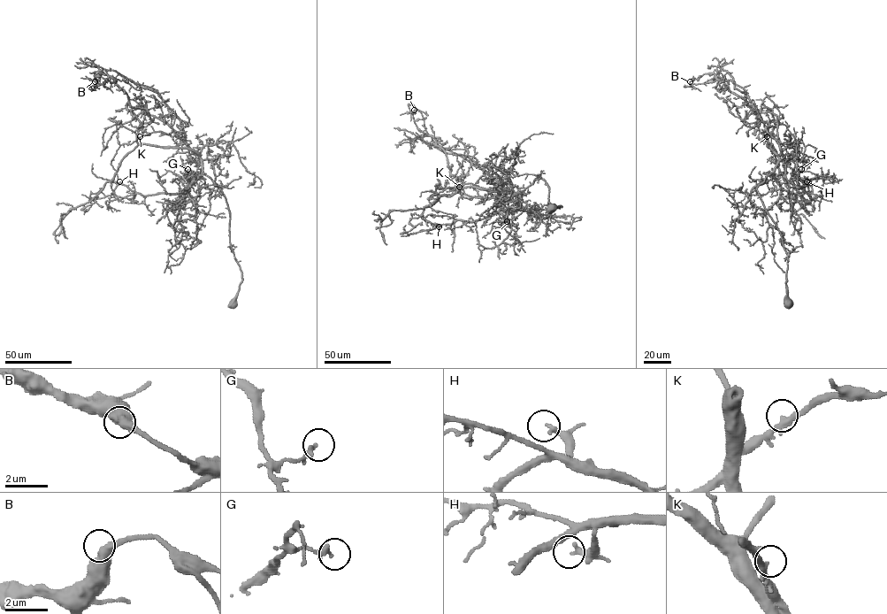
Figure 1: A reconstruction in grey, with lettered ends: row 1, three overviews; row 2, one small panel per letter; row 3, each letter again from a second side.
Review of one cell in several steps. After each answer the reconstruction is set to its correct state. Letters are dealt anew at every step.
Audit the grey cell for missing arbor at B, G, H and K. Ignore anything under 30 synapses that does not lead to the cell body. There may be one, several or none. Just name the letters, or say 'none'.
none

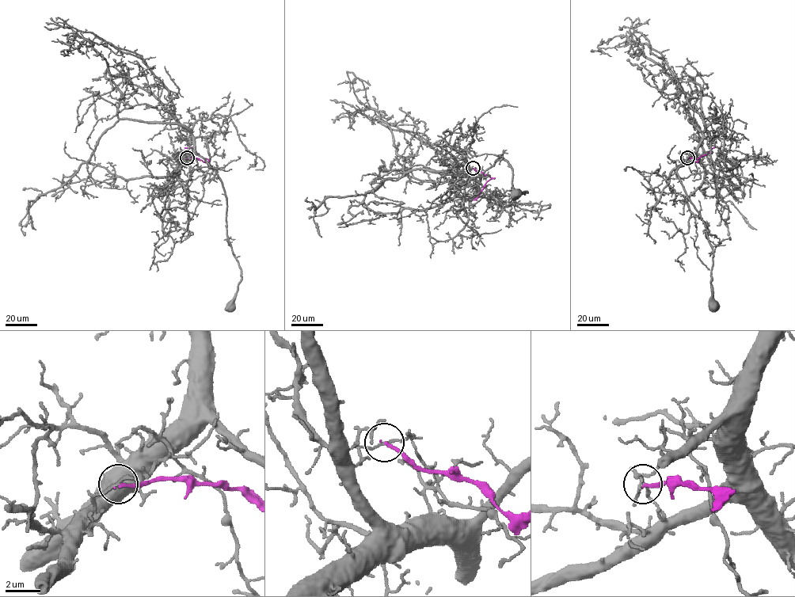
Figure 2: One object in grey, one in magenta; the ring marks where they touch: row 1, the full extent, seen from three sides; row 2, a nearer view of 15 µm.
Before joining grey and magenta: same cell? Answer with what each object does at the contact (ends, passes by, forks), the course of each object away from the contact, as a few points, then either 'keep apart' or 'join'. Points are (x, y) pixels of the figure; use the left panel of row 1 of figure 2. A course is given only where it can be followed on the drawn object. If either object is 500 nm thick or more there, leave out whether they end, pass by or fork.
grey forks there; magenta ends there; grey runs (187, 157), (195, 152), (203, 157), (214, 170), (223, 189), (226, 233), (241, 269), (241, 281), (230, 306); magenta runs (187, 157), (208, 161), (193, 146), (184, 147); keep apart

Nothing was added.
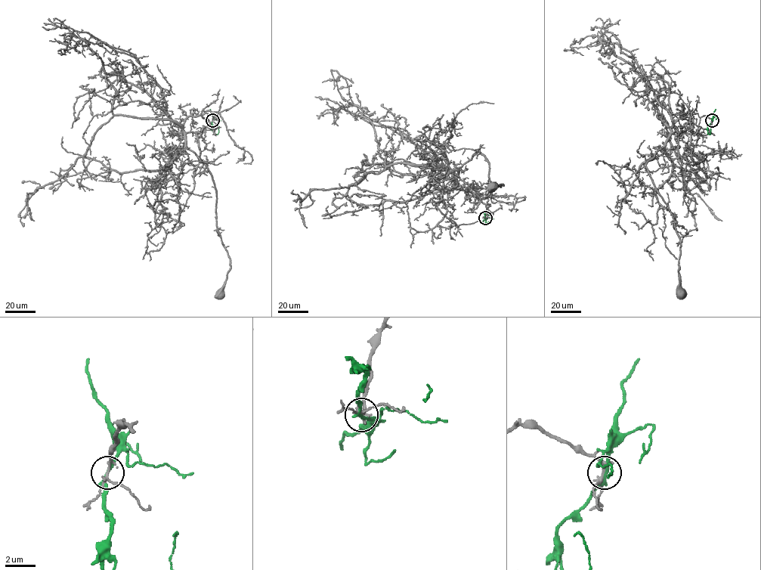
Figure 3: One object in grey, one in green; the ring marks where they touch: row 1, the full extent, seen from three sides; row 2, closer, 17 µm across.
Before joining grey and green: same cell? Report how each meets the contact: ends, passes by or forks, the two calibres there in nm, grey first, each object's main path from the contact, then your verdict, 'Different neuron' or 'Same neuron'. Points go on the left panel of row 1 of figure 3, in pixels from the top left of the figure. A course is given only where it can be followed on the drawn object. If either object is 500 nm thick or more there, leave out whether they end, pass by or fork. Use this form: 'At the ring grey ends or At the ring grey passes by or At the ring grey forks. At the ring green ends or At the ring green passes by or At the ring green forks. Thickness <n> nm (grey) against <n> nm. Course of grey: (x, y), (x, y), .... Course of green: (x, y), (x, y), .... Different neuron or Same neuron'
At the ring grey forks. At the ring green passes by. Thickness 160 nm (grey) against 200 nm. Course of grey: (211, 120), (217, 118), (214, 134), (201, 116), (189, 116), (183, 132), (215, 192), (230, 270), (219, 294). Course of green: (211, 120), (214, 134), (218, 134), (218, 126). Different neuron

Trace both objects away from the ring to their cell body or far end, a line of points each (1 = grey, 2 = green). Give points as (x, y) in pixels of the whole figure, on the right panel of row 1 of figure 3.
1: (712, 120), (702, 116), (694, 134), (694, 119), (681, 116), (665, 144), (646, 164), (679, 237), (682, 294)
2: (712, 120), (707, 126), (709, 134), (709, 126)

